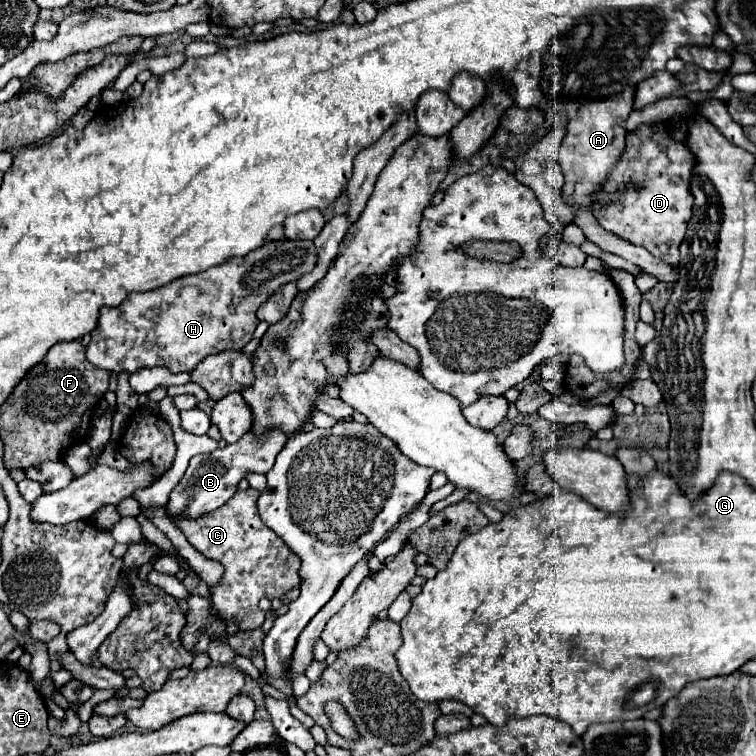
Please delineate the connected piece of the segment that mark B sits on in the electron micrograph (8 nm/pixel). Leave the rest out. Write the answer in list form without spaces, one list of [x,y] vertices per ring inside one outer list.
[[[279,428],[265,430],[263,434],[255,434],[251,430],[235,444],[227,444],[225,448],[217,448],[211,454],[201,454],[201,456],[191,458],[183,480],[171,492],[169,504],[165,506],[167,514],[173,518],[181,518],[181,516],[197,518],[197,516],[203,516],[203,514],[223,506],[223,502],[227,502],[227,498],[231,498],[237,492],[237,484],[239,484],[239,480],[245,478],[245,474],[249,474],[249,472],[267,474],[273,468],[275,456],[281,452],[281,448],[287,444],[287,440],[289,440],[289,436]]]

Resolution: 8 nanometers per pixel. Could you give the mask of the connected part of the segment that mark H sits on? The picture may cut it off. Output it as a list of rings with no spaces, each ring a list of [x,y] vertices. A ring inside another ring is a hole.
[[[269,240],[251,254],[229,258],[223,264],[213,266],[211,270],[205,270],[201,274],[177,278],[175,282],[169,282],[167,286],[153,292],[129,294],[129,298],[121,306],[99,310],[99,324],[91,332],[91,344],[87,346],[87,360],[93,366],[113,372],[135,372],[143,366],[165,366],[173,374],[191,372],[209,354],[217,354],[229,348],[241,350],[259,324],[259,318],[255,316],[259,304],[265,302],[279,286],[311,272],[315,260],[317,256],[311,240]]]

